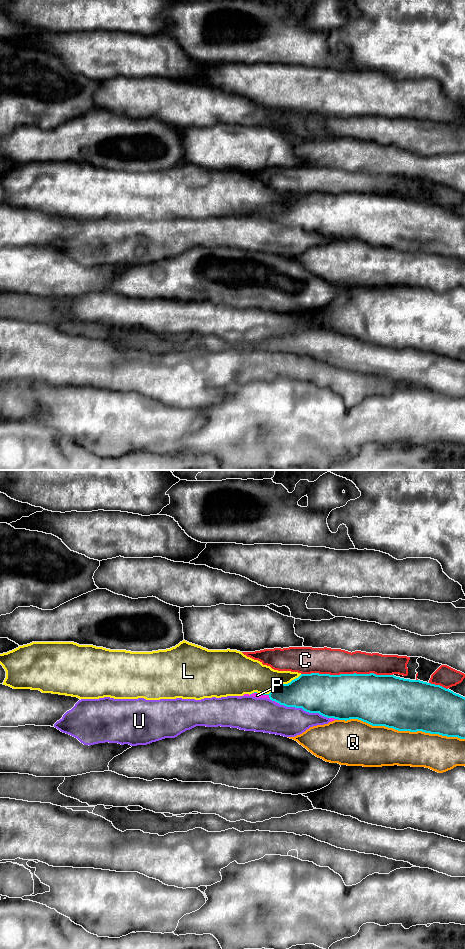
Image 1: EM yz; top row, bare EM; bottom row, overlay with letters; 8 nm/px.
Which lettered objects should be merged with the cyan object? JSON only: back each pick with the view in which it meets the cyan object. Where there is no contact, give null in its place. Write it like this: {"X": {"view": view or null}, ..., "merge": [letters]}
{"P": {"view": "yz"}, "merge": ["P"]}

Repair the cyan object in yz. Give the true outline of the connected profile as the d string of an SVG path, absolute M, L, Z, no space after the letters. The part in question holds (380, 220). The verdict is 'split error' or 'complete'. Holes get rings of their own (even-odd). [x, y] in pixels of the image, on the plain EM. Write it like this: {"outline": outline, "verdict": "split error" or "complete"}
{"outline": "M301 194L288 204L282 204L269 214L244 214L256 218L267 218L279 225L286 227L302 228L309 233L320 235L334 240L358 239L372 246L385 246L398 251L417 252L422 251L430 254L439 254L447 257L465 259L465 217L454 213L440 205L435 205L420 200L410 200L394 195L370 194Z", "verdict": "split error"}

